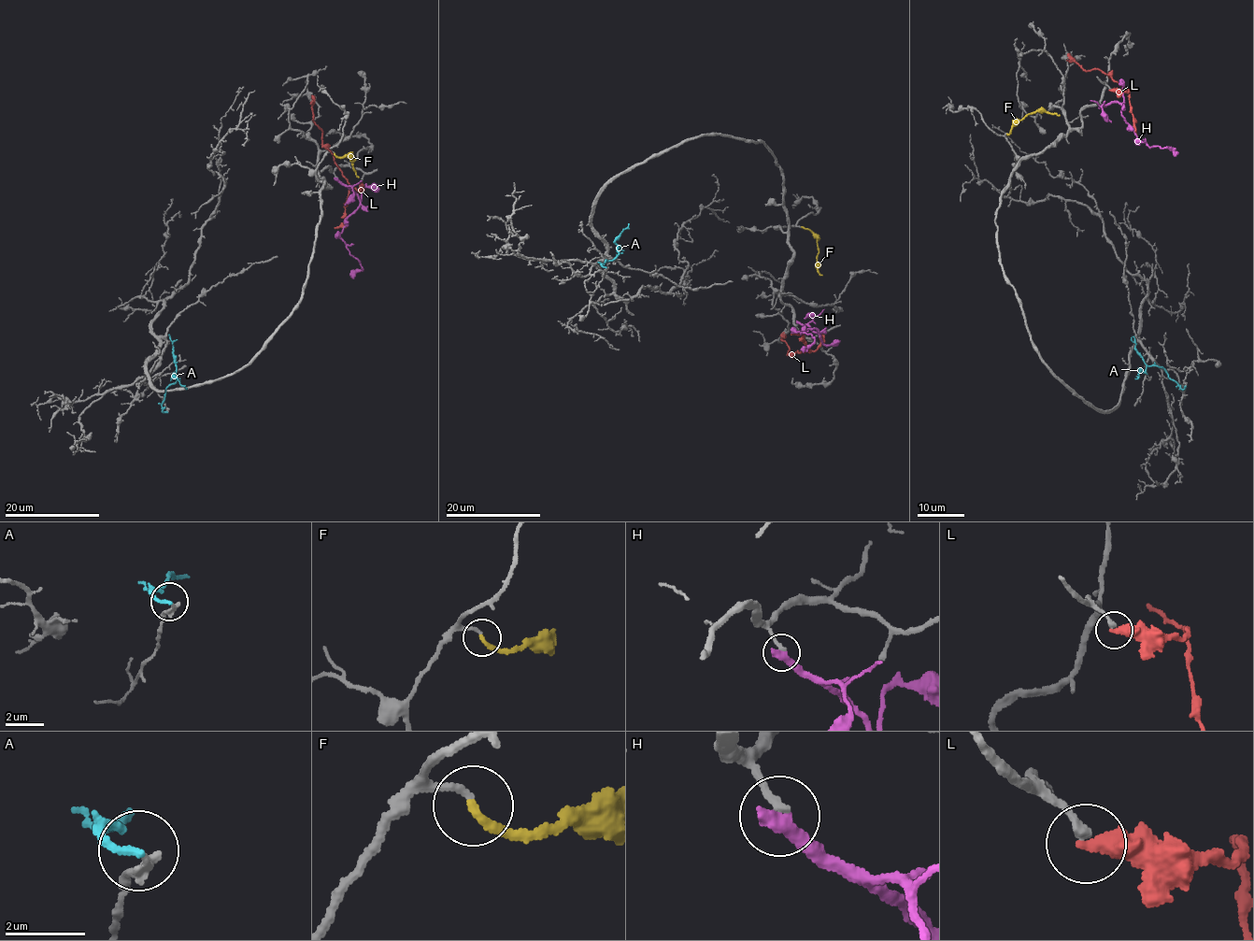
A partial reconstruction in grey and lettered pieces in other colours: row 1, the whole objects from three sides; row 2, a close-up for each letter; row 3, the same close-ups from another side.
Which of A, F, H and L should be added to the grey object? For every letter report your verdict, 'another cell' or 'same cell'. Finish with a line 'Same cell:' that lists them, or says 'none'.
A: another cell
F: same cell
H: another cell
L: another cell
Same cell: F

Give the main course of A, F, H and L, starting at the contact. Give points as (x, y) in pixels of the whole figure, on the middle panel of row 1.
A: (605, 267), (601, 264), (618, 254), (619, 246), (617, 254)
F: (801, 227), (809, 229), (817, 239), (817, 270), (821, 275)
H: (799, 322), (819, 333), (815, 329), (795, 331), (811, 335), (814, 338), (803, 352)
L: (821, 334), (821, 343), (813, 351), (794, 354), (789, 352), (783, 338)

